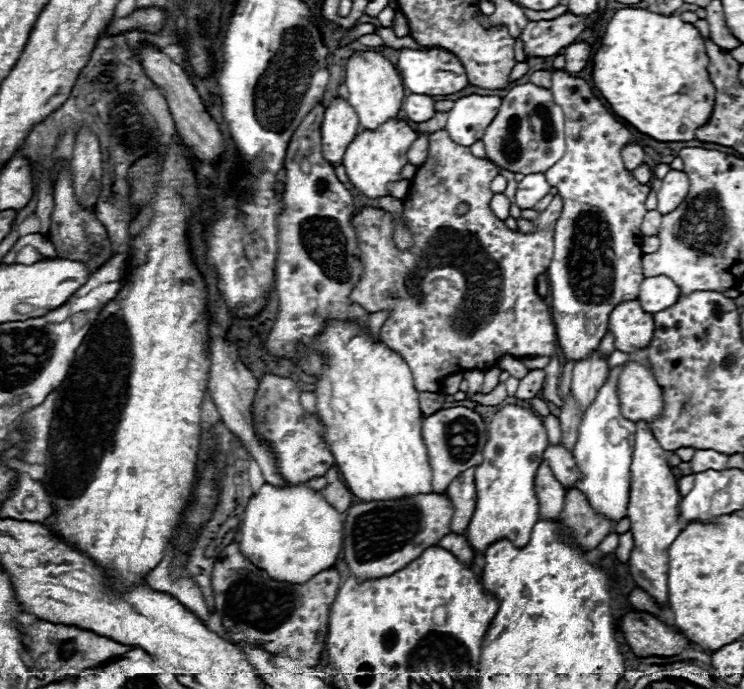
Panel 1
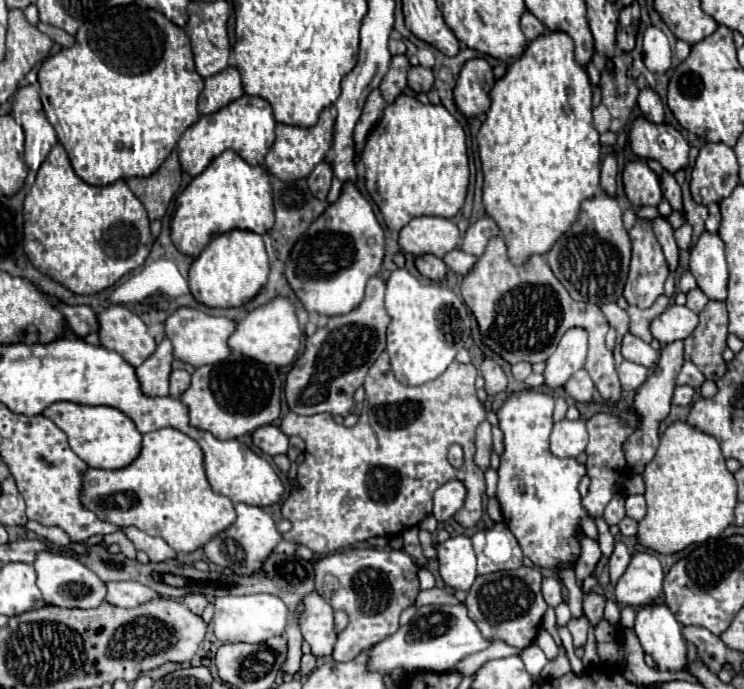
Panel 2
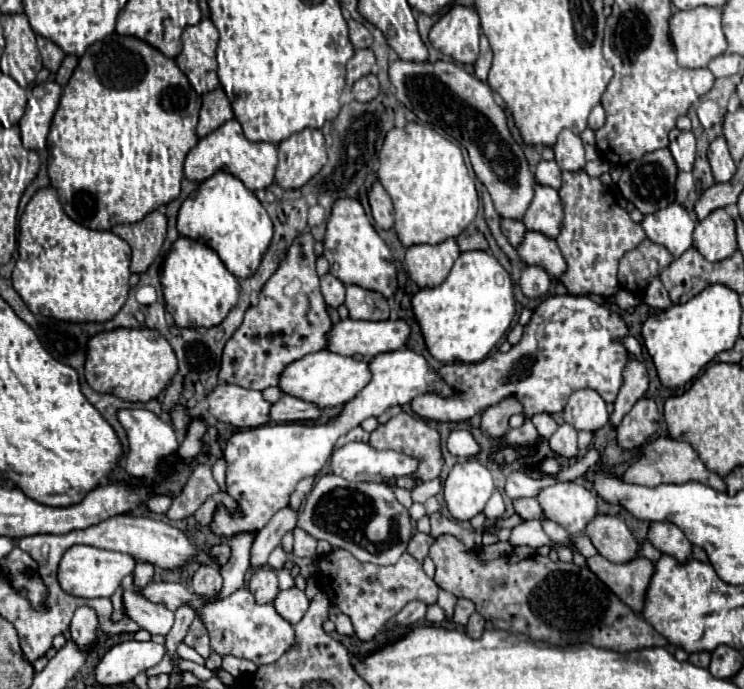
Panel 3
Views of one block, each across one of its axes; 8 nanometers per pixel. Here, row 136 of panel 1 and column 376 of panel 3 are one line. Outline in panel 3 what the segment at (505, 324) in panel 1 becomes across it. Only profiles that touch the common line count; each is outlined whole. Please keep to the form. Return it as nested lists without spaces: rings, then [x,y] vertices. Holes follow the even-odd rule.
[[[400,412],[398,416],[390,418],[386,424],[380,424],[368,440],[370,446],[374,446],[376,450],[398,450],[402,454],[410,454],[414,458],[420,460],[418,464],[418,474],[414,474],[414,478],[398,478],[396,486],[406,488],[406,490],[414,490],[420,482],[430,482],[434,480],[442,466],[444,466],[444,454],[440,448],[440,434],[436,428],[432,428],[424,418],[412,414],[412,412]]]

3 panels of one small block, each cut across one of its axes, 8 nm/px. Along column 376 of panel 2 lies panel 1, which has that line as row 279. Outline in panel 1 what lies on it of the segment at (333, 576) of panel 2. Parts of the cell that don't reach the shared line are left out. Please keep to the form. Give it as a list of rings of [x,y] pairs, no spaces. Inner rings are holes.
[[[554,72],[550,92],[564,112],[566,152],[550,170],[544,172],[550,186],[556,188],[558,196],[562,198],[562,212],[554,228],[554,256],[546,274],[550,280],[550,310],[558,346],[562,348],[566,360],[578,362],[582,358],[590,358],[590,354],[598,350],[608,330],[608,318],[614,306],[638,298],[640,282],[644,280],[640,226],[644,214],[648,212],[644,202],[650,194],[650,186],[640,184],[634,174],[626,170],[620,150],[624,144],[632,142],[634,136],[626,126],[616,122],[614,114],[608,112],[608,108],[596,98],[586,80],[568,76],[566,72]]]

